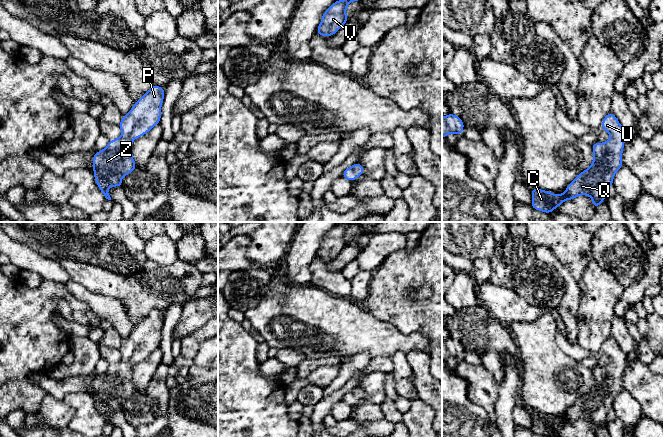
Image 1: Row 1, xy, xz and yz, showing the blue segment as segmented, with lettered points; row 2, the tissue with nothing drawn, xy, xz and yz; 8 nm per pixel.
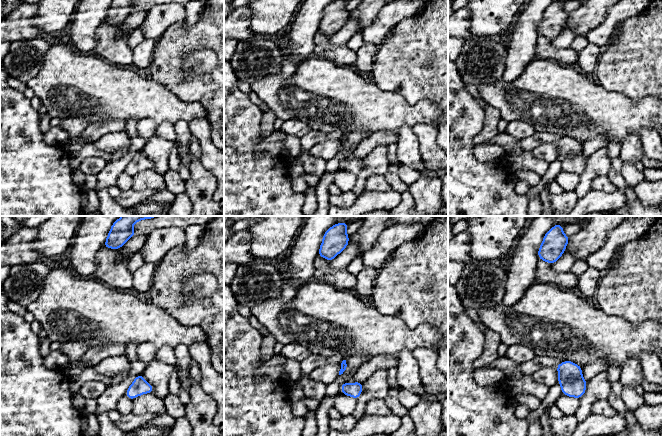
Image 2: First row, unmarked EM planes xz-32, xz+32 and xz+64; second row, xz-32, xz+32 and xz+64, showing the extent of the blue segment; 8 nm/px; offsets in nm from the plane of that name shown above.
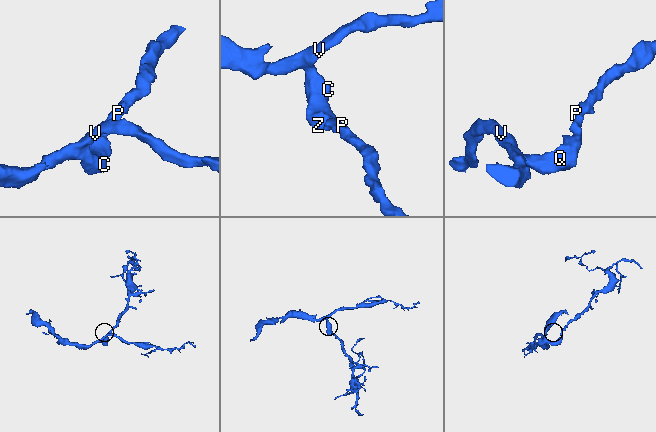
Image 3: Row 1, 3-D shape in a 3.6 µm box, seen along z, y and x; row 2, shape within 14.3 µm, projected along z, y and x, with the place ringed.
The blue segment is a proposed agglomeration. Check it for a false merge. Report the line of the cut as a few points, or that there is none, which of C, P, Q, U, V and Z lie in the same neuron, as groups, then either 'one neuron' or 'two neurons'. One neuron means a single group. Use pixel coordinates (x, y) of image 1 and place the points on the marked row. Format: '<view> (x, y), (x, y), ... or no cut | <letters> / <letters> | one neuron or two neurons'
no cut | C P Q U V Z | one neuron

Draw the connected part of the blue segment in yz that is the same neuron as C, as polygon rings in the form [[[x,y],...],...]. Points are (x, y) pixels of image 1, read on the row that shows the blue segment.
[[[612,112],[603,118],[601,126],[611,137],[605,143],[592,144],[594,160],[590,167],[579,173],[563,194],[531,188],[532,208],[551,215],[552,210],[565,200],[573,200],[579,195],[590,196],[595,209],[604,201],[608,188],[613,184],[614,175],[623,166],[622,152],[626,131]]]

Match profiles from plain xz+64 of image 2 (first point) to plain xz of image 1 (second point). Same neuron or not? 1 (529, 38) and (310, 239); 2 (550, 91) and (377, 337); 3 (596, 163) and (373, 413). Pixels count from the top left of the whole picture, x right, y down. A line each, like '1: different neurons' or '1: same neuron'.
1: same neuron
2: same neuron
3: different neurons

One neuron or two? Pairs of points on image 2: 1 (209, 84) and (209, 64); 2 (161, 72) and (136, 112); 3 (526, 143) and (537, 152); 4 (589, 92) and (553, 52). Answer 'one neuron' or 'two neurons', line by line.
1: two neurons
2: two neurons
3: two neurons
4: two neurons

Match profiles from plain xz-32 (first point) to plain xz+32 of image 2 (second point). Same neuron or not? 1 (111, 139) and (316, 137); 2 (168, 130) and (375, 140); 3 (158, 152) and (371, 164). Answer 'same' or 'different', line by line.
1: different
2: same
3: same

